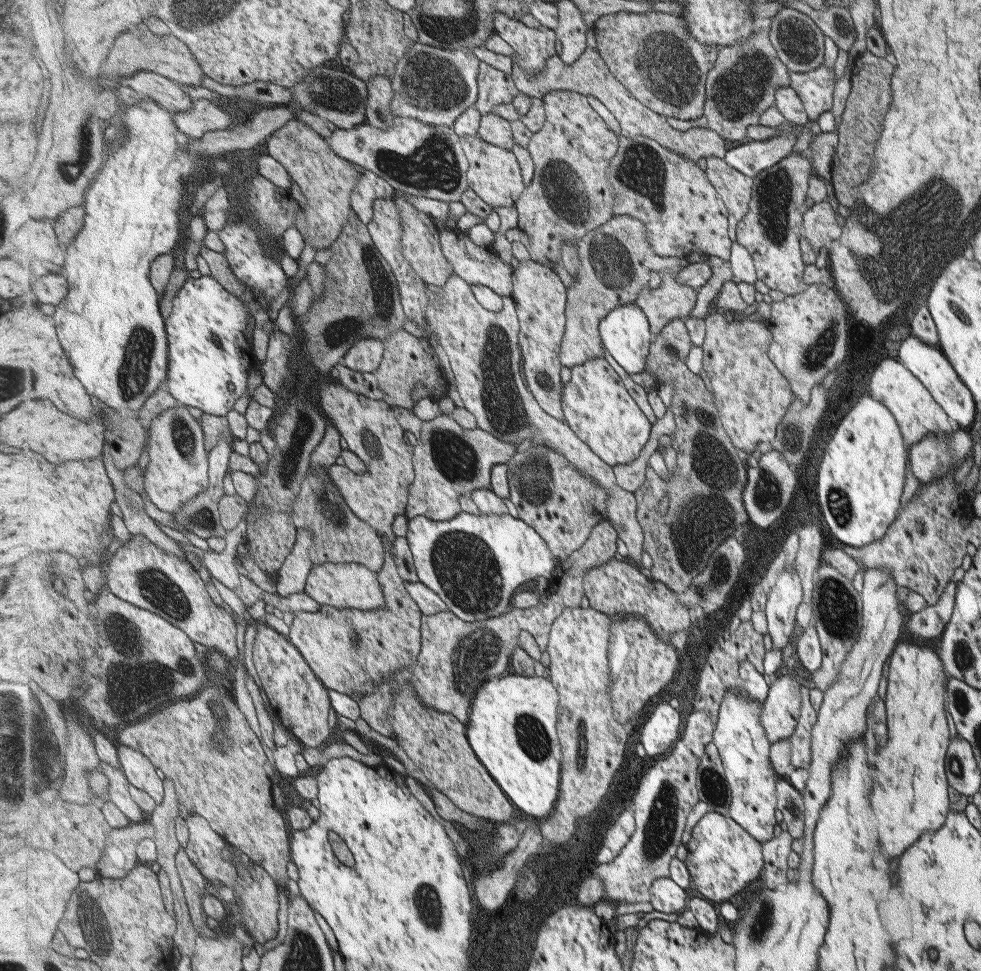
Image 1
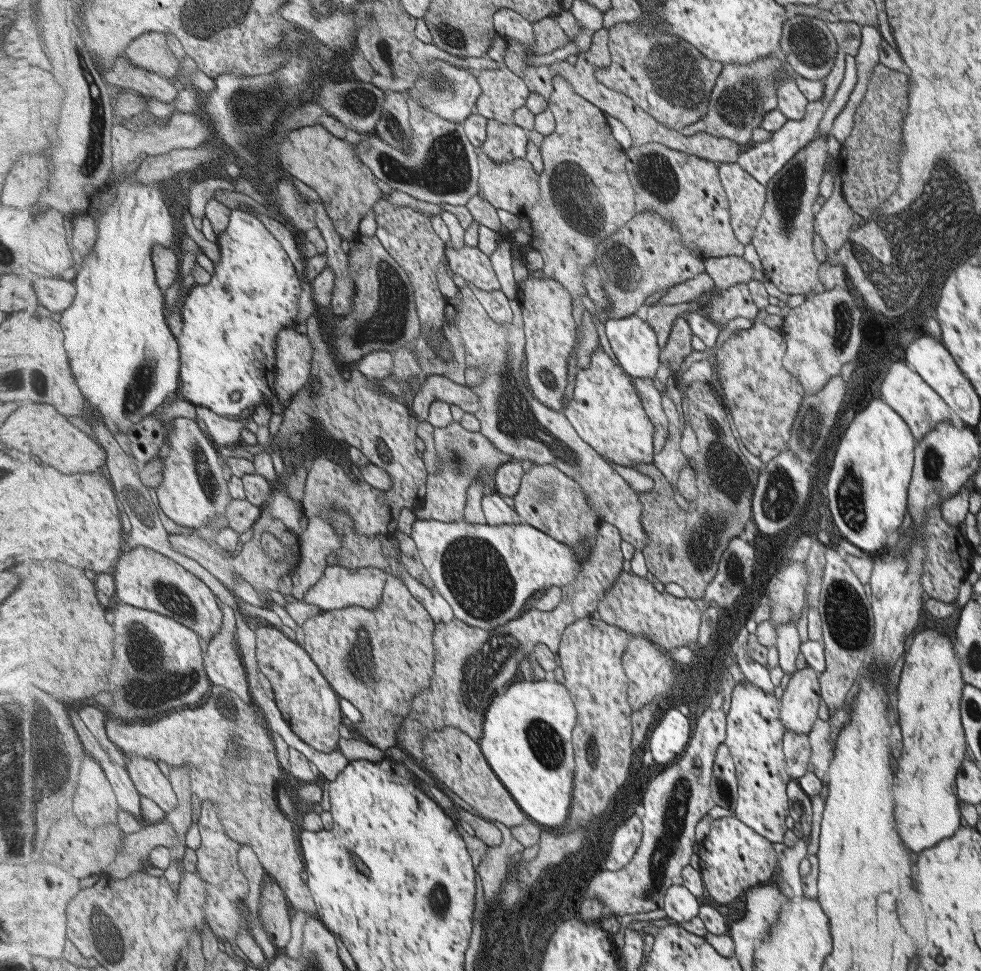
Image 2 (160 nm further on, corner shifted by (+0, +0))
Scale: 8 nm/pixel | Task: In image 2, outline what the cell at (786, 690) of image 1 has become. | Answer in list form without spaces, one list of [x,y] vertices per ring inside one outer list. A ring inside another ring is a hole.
[[[809,667],[796,670],[789,677],[787,687],[777,691],[777,697],[784,730],[807,735],[819,708],[818,672]]]

